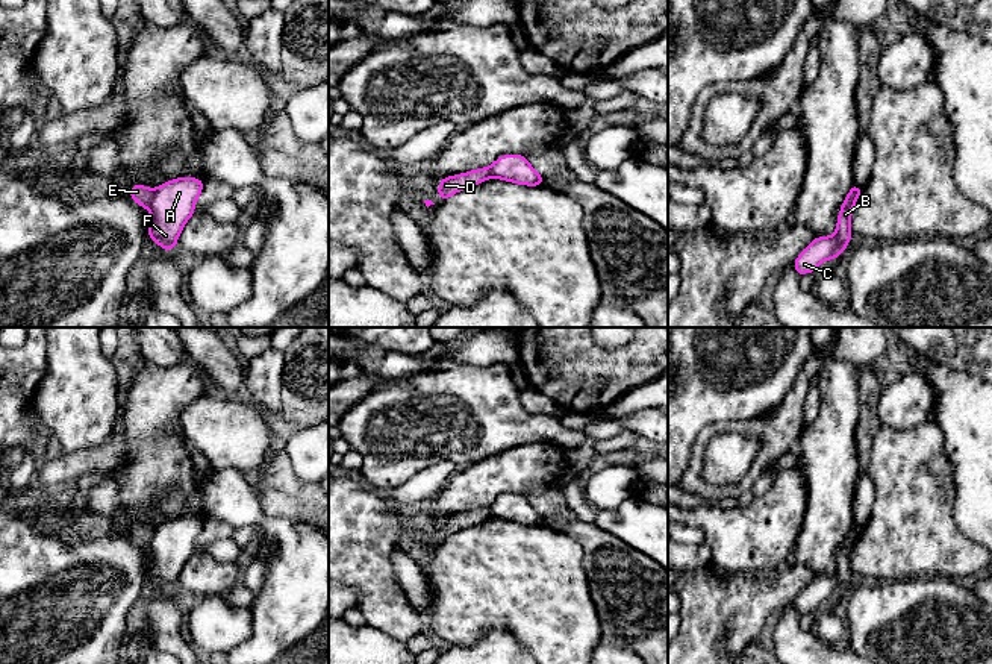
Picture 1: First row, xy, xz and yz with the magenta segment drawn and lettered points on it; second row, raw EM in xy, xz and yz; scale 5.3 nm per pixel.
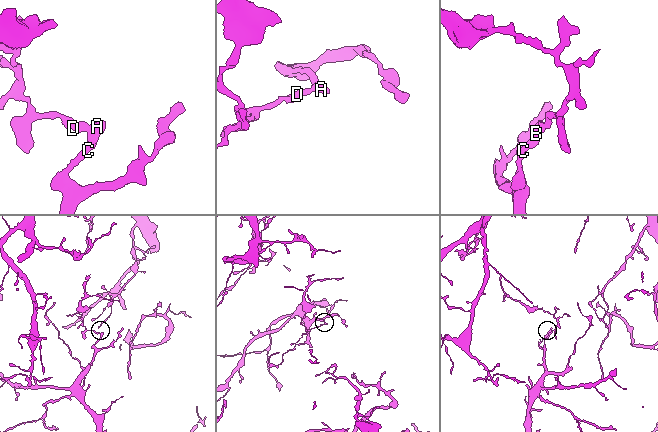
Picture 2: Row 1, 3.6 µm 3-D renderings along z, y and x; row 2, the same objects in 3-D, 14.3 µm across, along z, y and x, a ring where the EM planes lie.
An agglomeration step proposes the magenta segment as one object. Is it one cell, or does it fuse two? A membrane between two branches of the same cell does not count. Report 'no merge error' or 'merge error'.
merge error

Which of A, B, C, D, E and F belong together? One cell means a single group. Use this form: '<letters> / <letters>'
A B C F / D E

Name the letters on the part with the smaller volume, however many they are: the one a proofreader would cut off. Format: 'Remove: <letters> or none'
Remove: D, E

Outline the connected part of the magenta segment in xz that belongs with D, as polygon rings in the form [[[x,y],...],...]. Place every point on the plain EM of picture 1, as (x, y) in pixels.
[[[489,506],[477,508],[468,512],[448,515],[439,520],[438,534],[441,540],[447,540],[450,535],[476,526],[488,518],[494,517]]]

